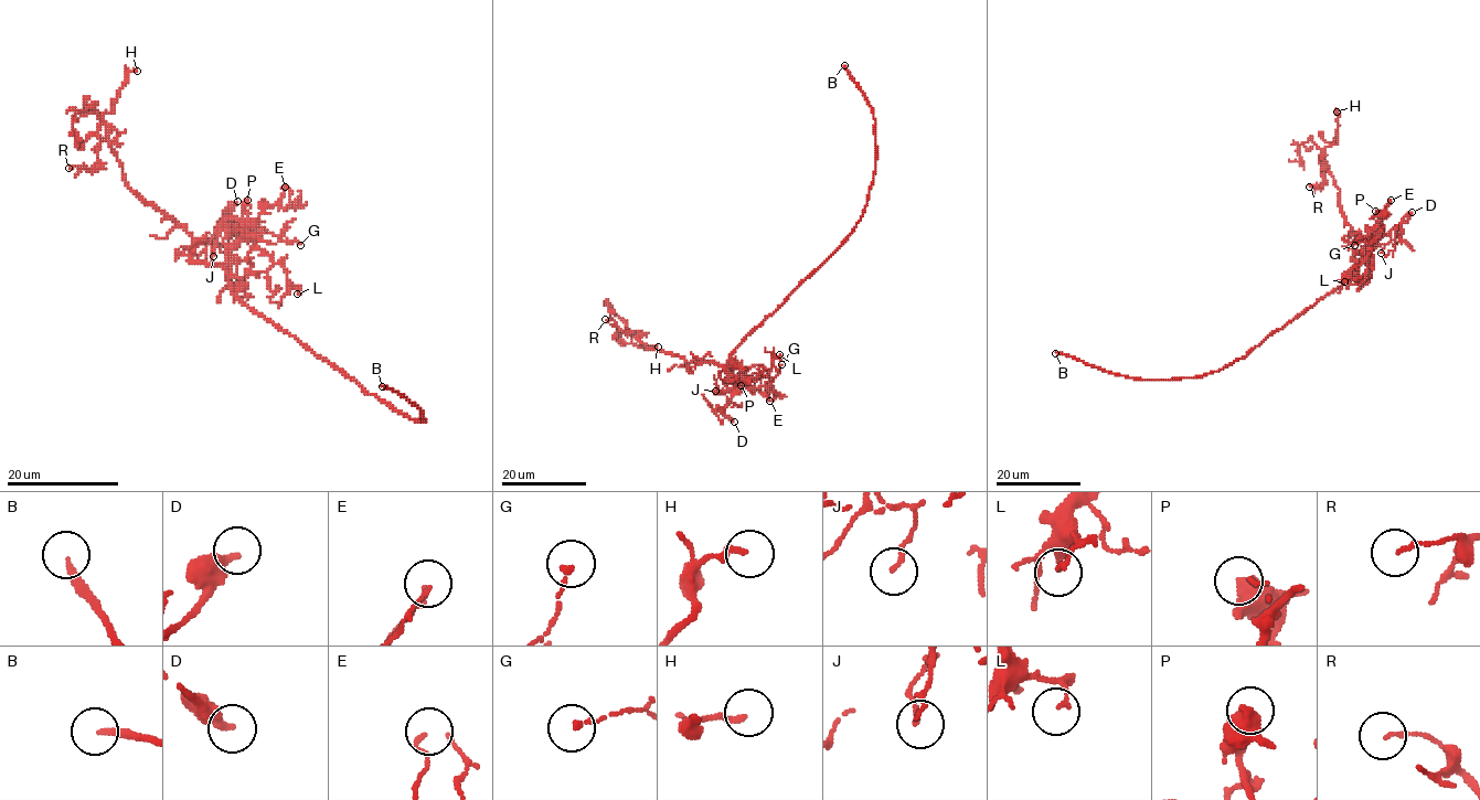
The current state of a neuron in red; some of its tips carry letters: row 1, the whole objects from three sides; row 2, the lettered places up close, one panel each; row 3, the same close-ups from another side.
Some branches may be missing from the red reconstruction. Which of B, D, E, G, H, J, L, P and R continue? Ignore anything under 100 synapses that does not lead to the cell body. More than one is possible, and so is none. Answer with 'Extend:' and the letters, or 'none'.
Extend: B

